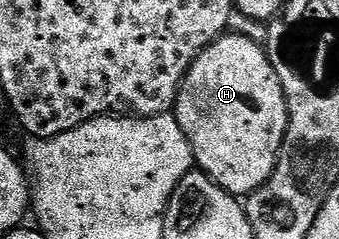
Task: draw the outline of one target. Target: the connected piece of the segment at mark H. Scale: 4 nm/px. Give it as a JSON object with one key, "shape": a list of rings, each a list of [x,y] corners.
{"shape":[[[234,31],[218,37],[209,47],[197,55],[197,59],[189,67],[189,71],[183,76],[183,81],[179,84],[179,94],[175,97],[173,106],[173,116],[179,121],[179,126],[183,128],[183,134],[191,145],[191,151],[195,155],[198,168],[206,173],[215,184],[220,185],[226,193],[234,195],[236,198],[243,199],[260,189],[266,181],[270,181],[275,164],[279,162],[279,152],[283,146],[283,137],[287,133],[287,97],[283,93],[281,83],[277,79],[277,71],[269,63],[264,46],[255,41],[250,41],[247,37],[238,37]]]}

